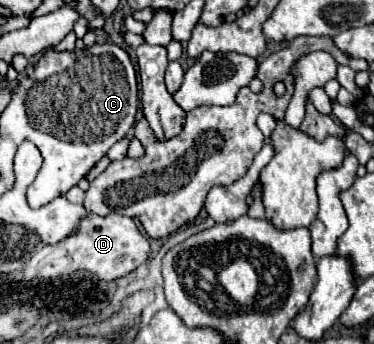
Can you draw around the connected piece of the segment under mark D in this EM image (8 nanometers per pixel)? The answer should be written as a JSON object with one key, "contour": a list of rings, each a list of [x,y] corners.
{"contour":[[[89,214],[89,218],[81,222],[77,234],[65,238],[65,242],[41,248],[25,266],[23,280],[37,284],[41,280],[61,278],[77,270],[89,270],[101,280],[119,280],[129,272],[133,272],[139,264],[147,262],[147,258],[149,258],[149,240],[135,226],[133,218],[125,218],[121,214],[109,214],[105,218]]]}

